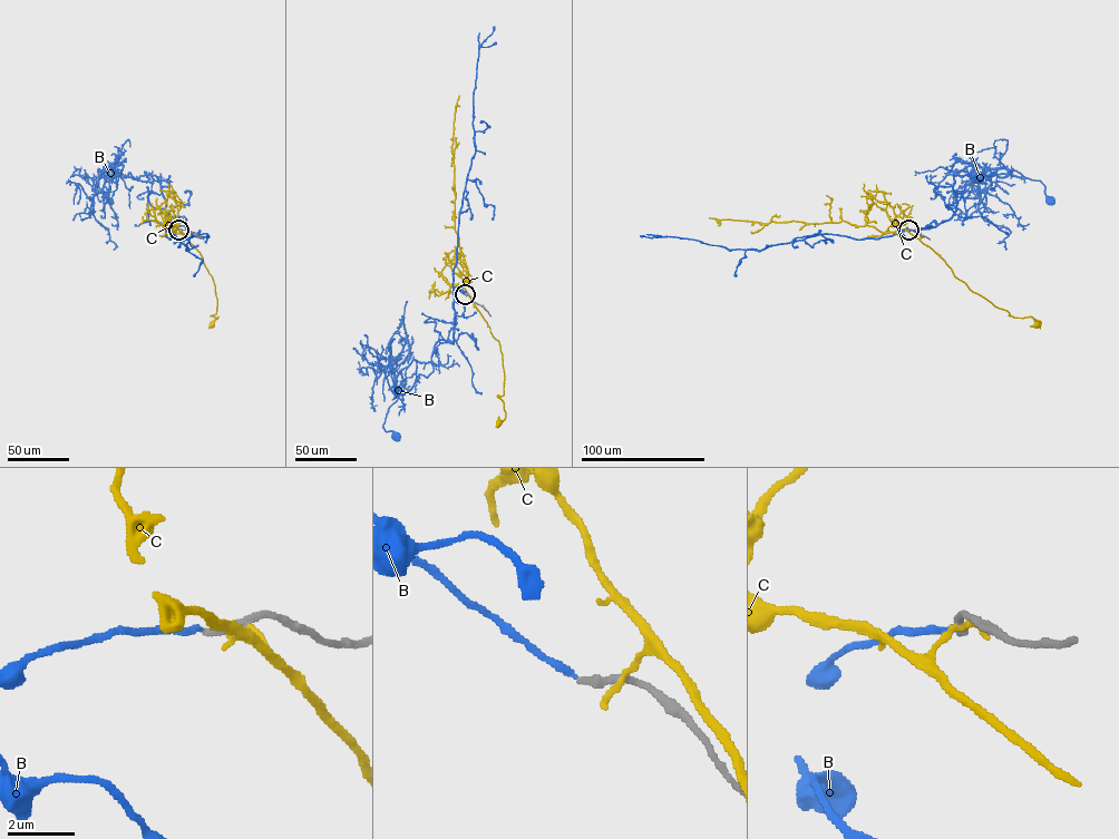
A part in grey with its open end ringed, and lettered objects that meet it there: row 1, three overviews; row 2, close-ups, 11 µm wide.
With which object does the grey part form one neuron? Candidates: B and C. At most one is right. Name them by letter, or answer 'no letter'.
no letter

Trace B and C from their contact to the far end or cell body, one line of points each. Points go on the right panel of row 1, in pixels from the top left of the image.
B: (908, 230), (951, 217), (953, 175), (990, 178), (1017, 171), (1040, 181), (1050, 202)
C: (908, 230), (972, 291), (1006, 310), (1010, 315), (1031, 316), (1035, 323)

